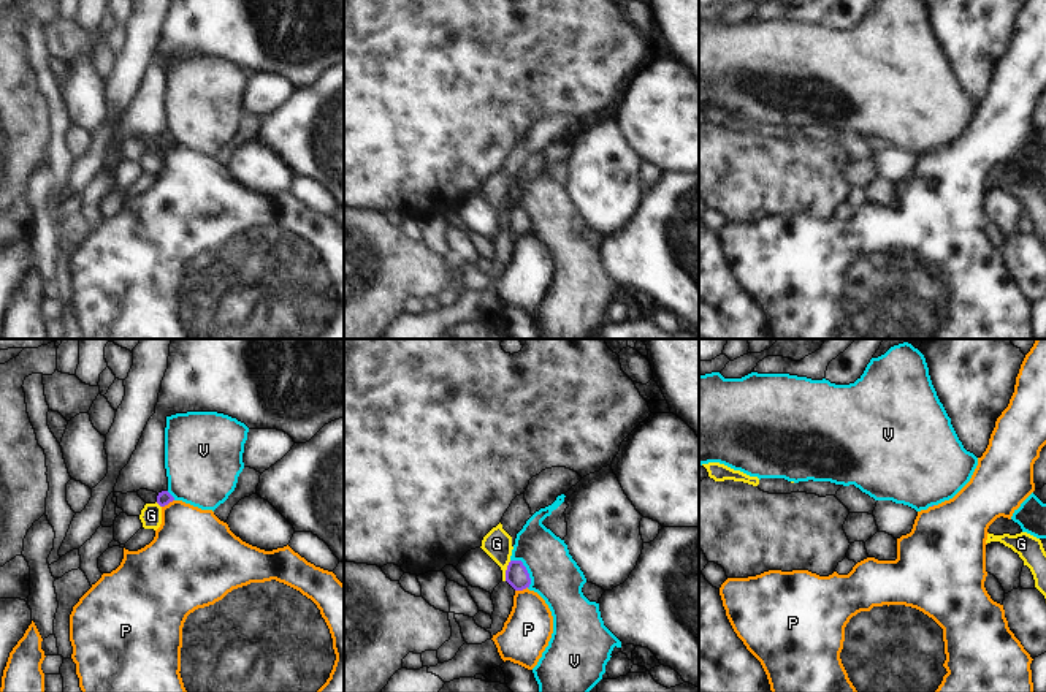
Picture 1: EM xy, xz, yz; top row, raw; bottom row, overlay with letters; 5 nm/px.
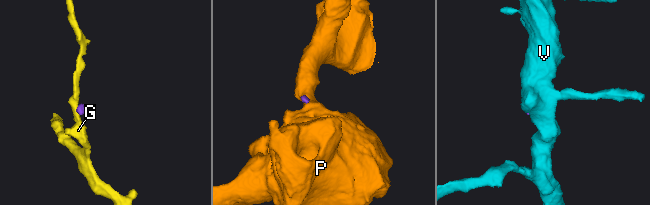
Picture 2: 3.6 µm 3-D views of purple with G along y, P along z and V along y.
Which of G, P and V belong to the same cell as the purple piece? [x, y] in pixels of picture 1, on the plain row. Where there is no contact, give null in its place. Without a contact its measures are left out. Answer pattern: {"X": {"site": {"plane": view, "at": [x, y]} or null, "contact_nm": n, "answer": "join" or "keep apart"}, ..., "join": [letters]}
{"G": {"site": {"plane": "xz", "at": [506, 216]}, "contact_nm": 110, "answer": "keep apart"}, "P": {"site": {"plane": "xy", "at": [167, 149]}, "contact_nm": 80, "answer": "keep apart"}, "V": {"site": {"plane": "xz", "at": [526, 216]}, "contact_nm": 180, "answer": "keep apart"}, "join": []}

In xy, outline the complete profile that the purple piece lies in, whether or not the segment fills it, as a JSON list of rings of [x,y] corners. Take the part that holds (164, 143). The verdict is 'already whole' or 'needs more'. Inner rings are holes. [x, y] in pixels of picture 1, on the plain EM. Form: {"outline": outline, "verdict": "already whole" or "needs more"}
{"outline": [[[139,135],[136,136],[138,141],[146,147],[146,149],[158,149],[160,152],[168,150],[170,147],[174,146],[174,143],[168,138],[168,136],[162,136],[162,138],[154,138],[154,136],[147,136],[147,135]]], "verdict": "needs more"}

